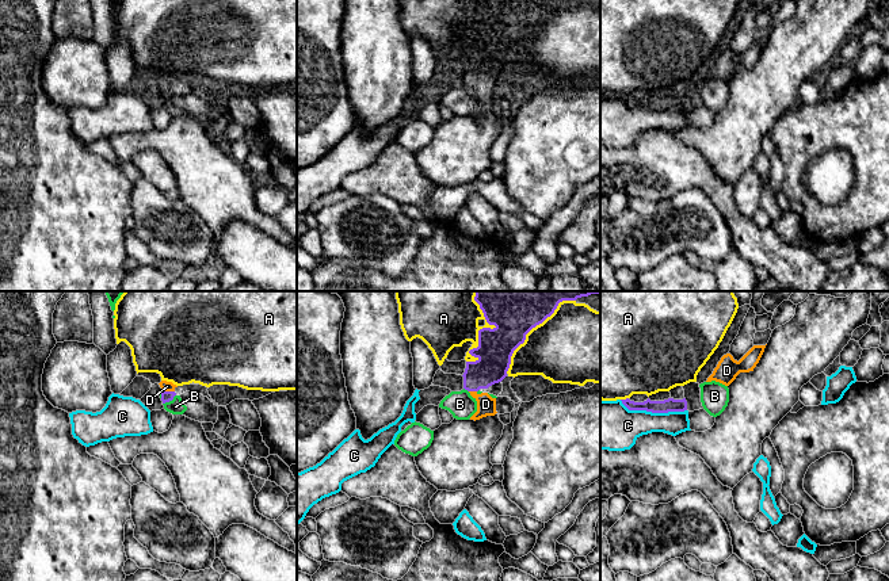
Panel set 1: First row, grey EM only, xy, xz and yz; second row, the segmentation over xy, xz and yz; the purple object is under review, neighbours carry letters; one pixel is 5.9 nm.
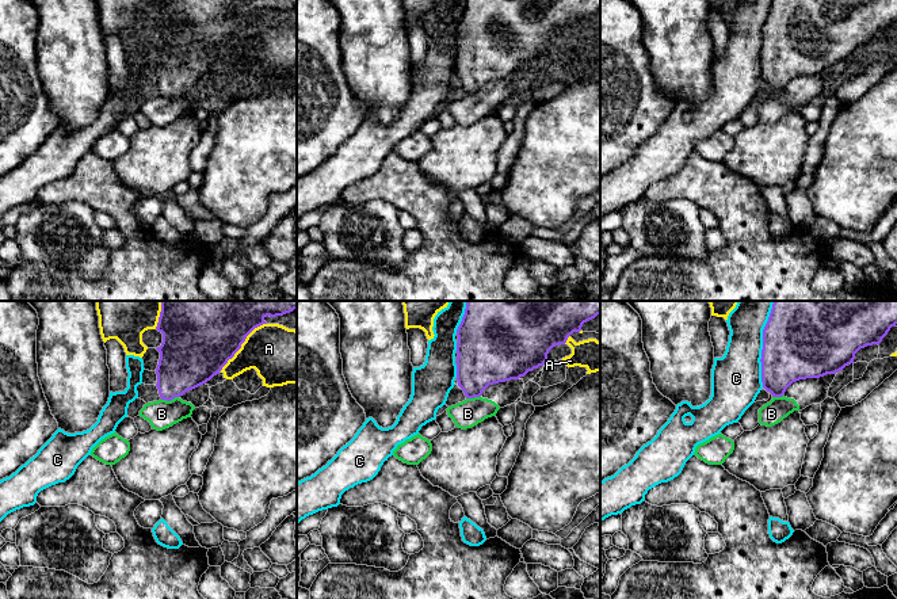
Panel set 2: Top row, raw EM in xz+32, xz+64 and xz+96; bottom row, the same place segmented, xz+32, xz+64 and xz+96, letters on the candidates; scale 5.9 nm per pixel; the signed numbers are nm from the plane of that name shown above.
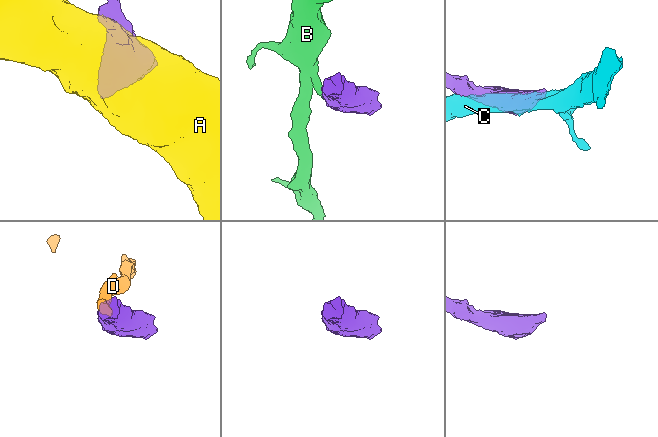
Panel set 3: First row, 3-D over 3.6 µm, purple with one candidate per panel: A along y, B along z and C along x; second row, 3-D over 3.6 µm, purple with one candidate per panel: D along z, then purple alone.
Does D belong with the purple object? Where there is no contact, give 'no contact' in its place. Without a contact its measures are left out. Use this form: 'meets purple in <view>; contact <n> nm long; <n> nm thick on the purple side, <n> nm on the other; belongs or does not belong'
meets purple in xy; contact 80 nm long; 60 nm thick on the purple side, 60 nm on the other; belongs

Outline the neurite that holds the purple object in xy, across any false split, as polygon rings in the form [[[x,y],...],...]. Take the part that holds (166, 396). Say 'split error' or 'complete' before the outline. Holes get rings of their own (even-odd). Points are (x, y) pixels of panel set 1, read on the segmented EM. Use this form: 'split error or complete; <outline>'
split error; [[[161,381],[159,385],[161,387],[161,401],[163,401],[163,404],[172,401],[173,397],[176,395],[175,389],[178,386],[173,385],[172,382],[167,382],[167,381]]]

